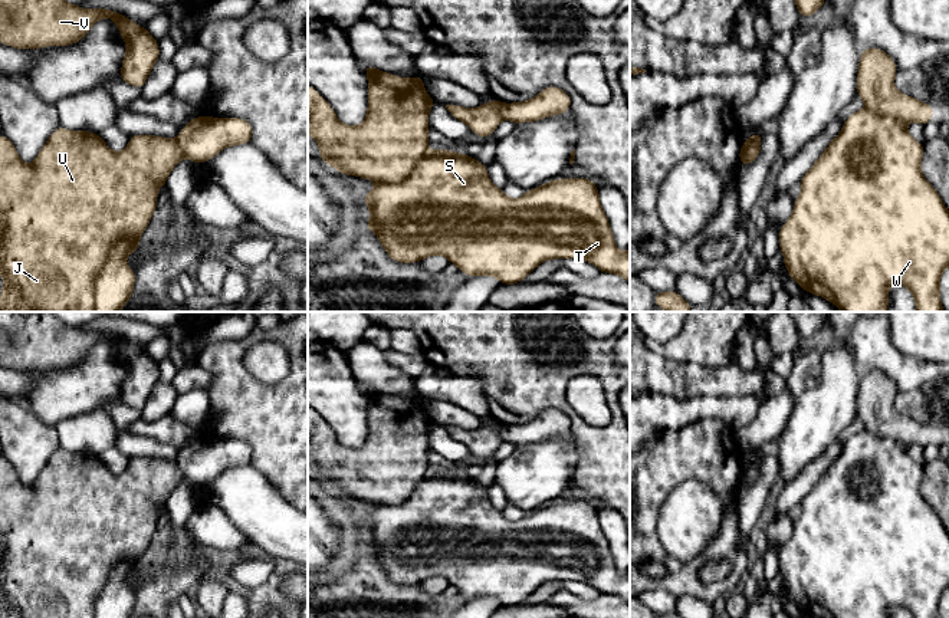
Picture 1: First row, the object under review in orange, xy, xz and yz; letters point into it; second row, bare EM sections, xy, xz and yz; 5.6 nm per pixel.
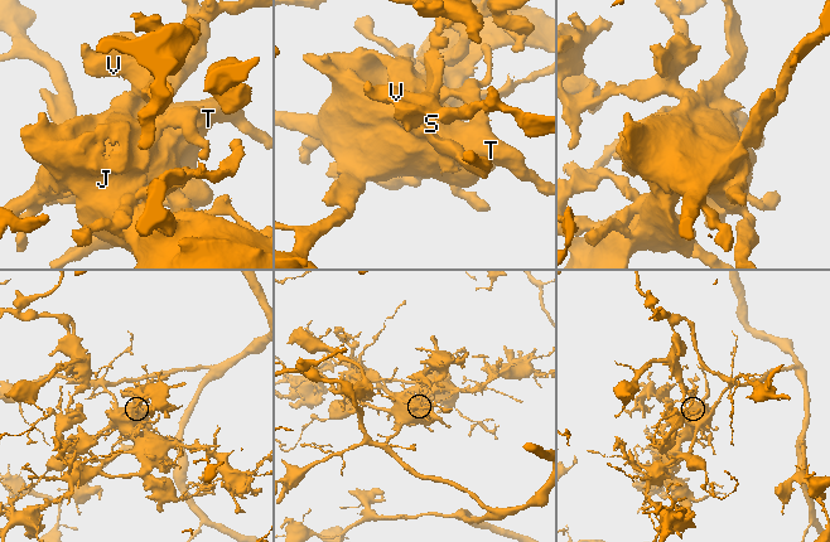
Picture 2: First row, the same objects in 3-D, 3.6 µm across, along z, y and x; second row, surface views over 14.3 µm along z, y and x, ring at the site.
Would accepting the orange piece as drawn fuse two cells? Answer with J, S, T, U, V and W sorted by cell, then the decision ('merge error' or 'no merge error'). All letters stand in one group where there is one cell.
J U V / S T W; merge error

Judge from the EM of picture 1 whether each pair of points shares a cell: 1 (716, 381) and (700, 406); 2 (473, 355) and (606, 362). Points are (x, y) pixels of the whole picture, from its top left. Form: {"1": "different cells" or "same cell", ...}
{"1": "different cells", "2": "same cell"}

